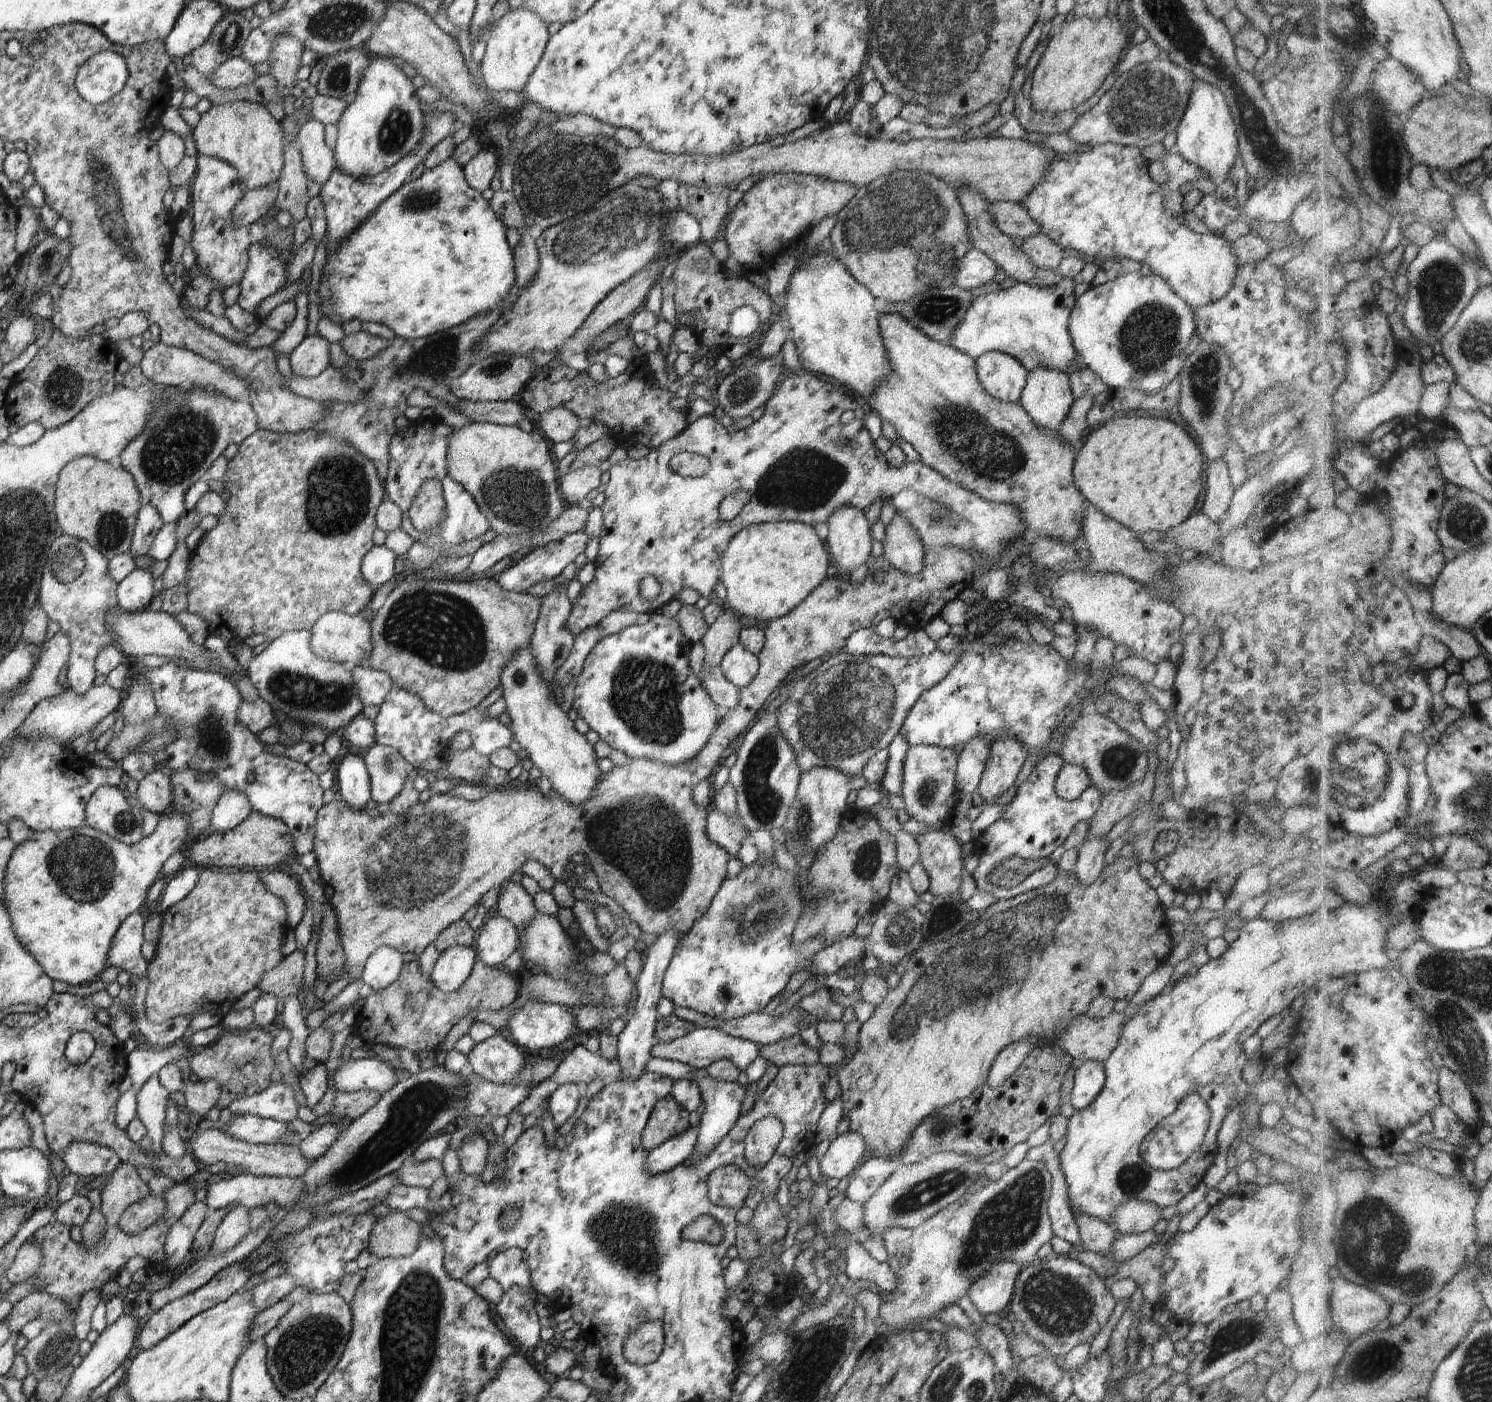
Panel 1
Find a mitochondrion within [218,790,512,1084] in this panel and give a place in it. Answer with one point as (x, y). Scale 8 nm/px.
(418, 859)

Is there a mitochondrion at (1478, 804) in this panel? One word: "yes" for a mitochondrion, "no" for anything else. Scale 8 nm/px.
yes

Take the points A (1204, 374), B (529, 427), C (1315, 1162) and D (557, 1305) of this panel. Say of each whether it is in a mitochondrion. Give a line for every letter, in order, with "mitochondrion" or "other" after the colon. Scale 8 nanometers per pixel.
A: mitochondrion
B: other
C: other
D: other

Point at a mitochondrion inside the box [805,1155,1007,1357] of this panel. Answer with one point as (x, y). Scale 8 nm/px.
(938, 1186)

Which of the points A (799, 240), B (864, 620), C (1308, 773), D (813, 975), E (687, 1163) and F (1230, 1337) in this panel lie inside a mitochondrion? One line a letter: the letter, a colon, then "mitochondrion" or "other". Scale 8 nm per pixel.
A: other
B: other
C: mitochondrion
D: other
E: other
F: mitochondrion

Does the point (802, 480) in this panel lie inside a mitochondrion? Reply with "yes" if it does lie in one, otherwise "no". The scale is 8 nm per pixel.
yes

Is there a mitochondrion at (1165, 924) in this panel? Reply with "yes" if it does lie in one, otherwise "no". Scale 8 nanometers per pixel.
no

